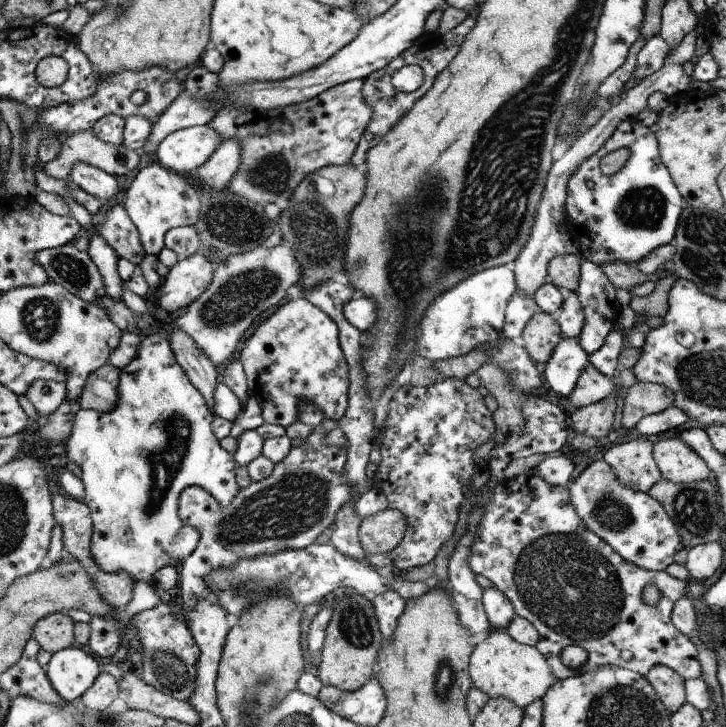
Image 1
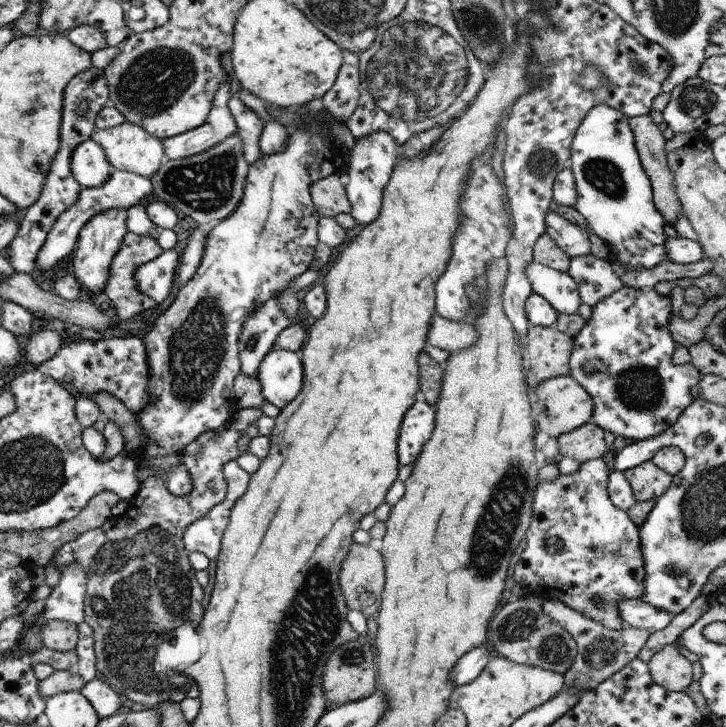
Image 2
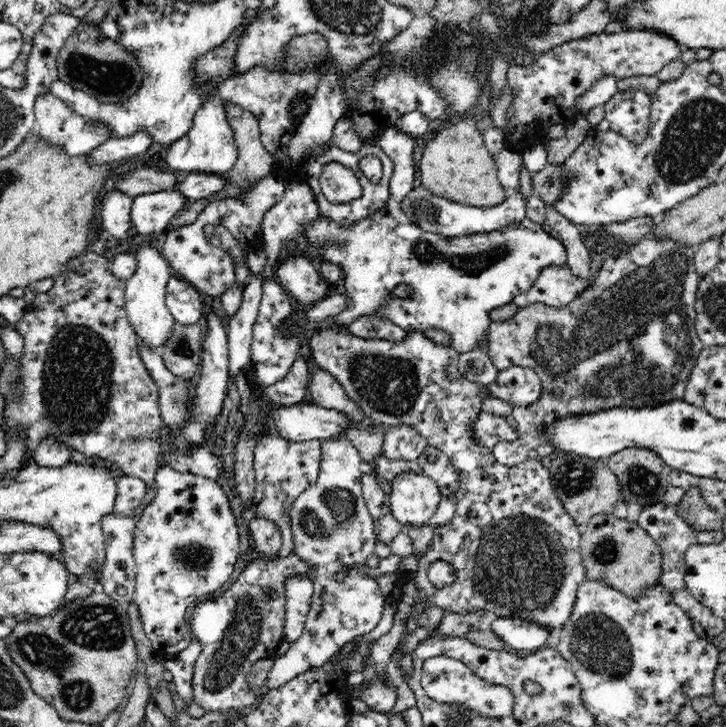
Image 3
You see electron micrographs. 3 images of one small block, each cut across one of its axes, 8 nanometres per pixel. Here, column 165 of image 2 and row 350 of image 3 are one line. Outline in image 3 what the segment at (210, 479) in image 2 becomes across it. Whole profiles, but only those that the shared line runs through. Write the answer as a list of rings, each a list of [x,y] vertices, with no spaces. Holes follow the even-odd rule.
[[[646,236],[637,245],[633,245],[627,253],[622,253],[622,258],[618,258],[618,260],[616,258],[614,260],[608,258],[608,260],[604,260],[603,265],[598,270],[598,274],[596,274],[594,284],[588,288],[586,293],[580,293],[570,304],[556,308],[536,302],[526,306],[526,308],[518,308],[516,314],[509,320],[491,321],[488,328],[486,353],[493,366],[499,372],[507,370],[510,366],[530,368],[537,372],[543,385],[543,394],[534,405],[526,408],[513,407],[511,414],[512,418],[517,422],[519,437],[514,442],[498,443],[492,448],[492,454],[497,458],[497,462],[501,462],[504,466],[516,466],[516,464],[526,462],[529,460],[529,450],[536,450],[539,446],[544,446],[544,444],[548,443],[546,426],[549,426],[552,422],[562,421],[567,417],[589,416],[590,414],[602,413],[602,411],[610,409],[654,409],[673,401],[683,401],[688,378],[693,372],[694,366],[696,366],[701,350],[706,348],[697,336],[695,300],[700,278],[695,269],[694,255],[693,247],[679,244],[679,242],[674,242],[673,240],[667,240],[667,238],[655,240],[652,236]]]

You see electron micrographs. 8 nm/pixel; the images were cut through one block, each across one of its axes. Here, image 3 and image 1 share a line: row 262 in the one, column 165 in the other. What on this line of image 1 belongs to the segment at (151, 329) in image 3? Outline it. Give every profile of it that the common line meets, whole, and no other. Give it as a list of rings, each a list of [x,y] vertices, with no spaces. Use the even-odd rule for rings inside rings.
[[[208,124],[198,125],[169,134],[155,154],[163,167],[188,176],[204,165],[221,144],[217,131]]]

